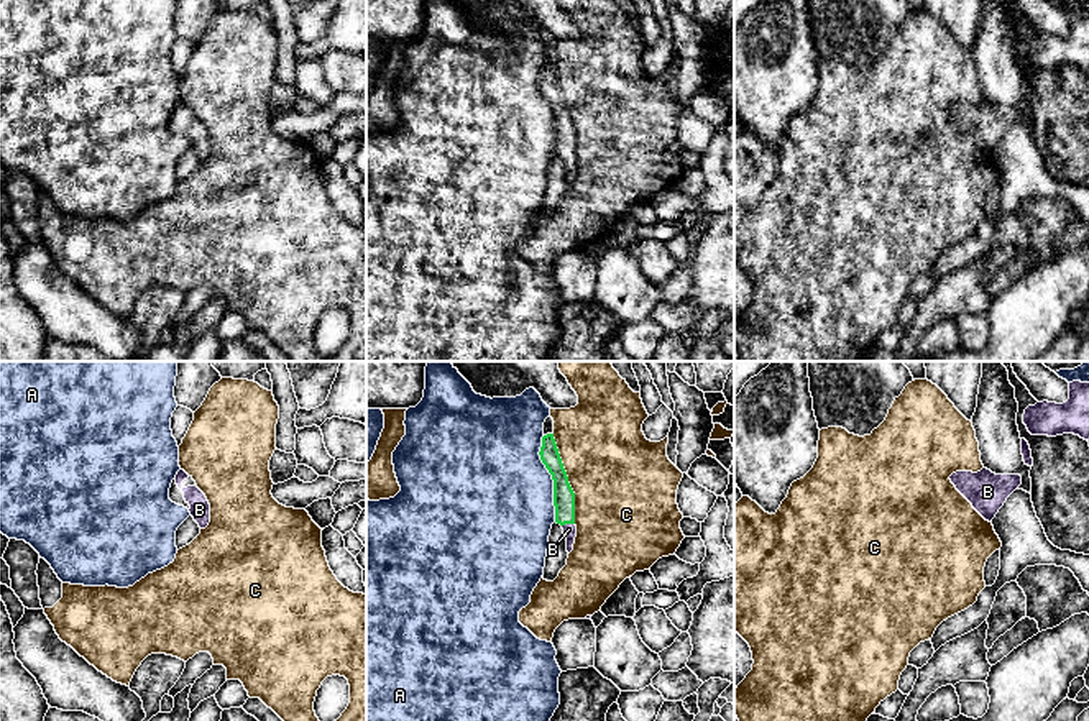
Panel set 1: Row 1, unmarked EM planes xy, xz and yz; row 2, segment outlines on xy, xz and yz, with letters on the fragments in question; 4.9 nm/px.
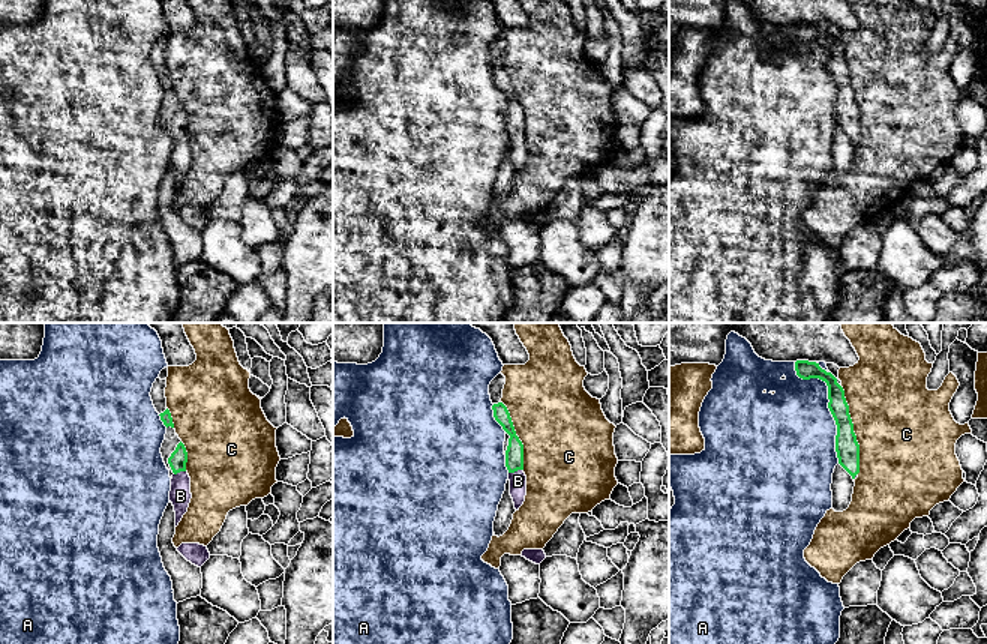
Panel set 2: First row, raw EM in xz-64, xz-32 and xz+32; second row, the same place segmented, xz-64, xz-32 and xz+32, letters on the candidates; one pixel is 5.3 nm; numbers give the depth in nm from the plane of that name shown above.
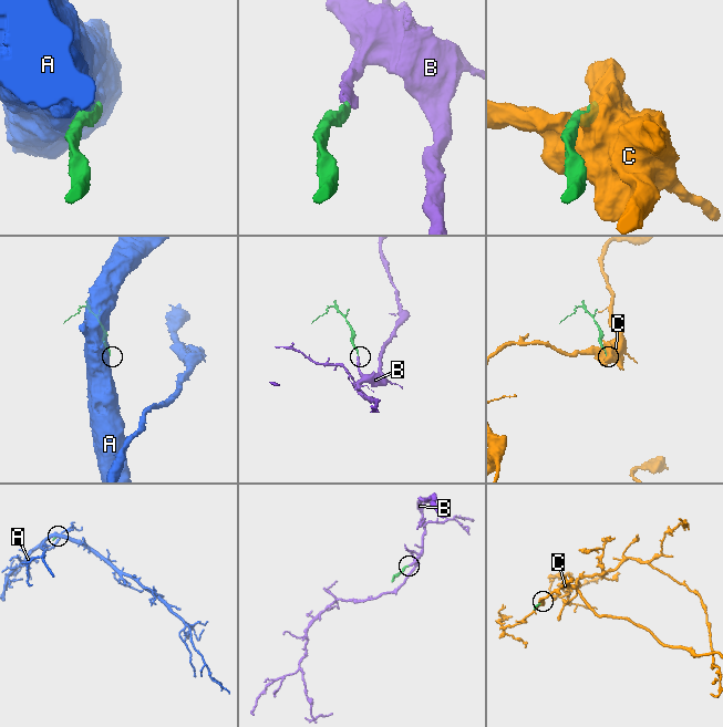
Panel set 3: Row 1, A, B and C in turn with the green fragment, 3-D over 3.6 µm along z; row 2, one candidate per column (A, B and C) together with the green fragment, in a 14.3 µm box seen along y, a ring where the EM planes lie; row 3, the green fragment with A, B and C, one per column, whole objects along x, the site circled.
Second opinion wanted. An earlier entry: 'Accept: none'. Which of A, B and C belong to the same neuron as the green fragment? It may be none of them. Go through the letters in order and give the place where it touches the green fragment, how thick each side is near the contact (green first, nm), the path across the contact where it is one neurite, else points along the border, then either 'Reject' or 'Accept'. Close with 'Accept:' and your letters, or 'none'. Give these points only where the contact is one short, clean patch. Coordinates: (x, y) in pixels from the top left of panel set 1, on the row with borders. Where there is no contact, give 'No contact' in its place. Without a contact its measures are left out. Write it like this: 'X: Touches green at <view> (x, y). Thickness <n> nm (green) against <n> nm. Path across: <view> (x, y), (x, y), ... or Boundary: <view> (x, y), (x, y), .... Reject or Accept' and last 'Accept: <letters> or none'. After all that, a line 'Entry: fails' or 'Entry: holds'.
A: Touches green at xz (552, 478). Thickness 110 nm (green) against 480 nm. Reject
B: Touches green at xz (567, 523). Thickness 110 nm (green) against 60 nm. Path across: xz (564, 498), (567, 523), (569, 529). Accept
C: Touches green at xz (567, 478). Thickness 110 nm (green) against 460 nm. Reject
Accept: B
Entry: fails

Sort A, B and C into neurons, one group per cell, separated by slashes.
A / B / C

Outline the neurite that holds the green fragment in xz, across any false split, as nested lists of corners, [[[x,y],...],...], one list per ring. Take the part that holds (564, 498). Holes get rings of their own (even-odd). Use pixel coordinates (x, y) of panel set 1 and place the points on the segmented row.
[[[554,434],[542,437],[540,460],[554,480],[554,506],[555,522],[562,526],[567,537],[567,552],[573,550],[577,526],[575,526],[575,493],[568,483]]]

